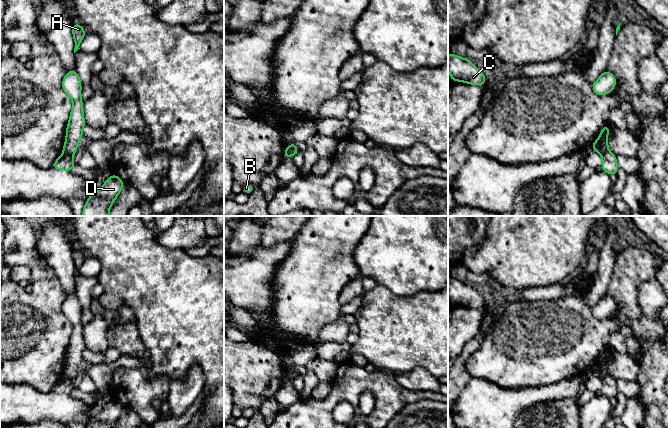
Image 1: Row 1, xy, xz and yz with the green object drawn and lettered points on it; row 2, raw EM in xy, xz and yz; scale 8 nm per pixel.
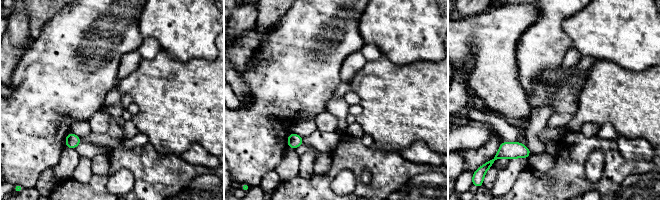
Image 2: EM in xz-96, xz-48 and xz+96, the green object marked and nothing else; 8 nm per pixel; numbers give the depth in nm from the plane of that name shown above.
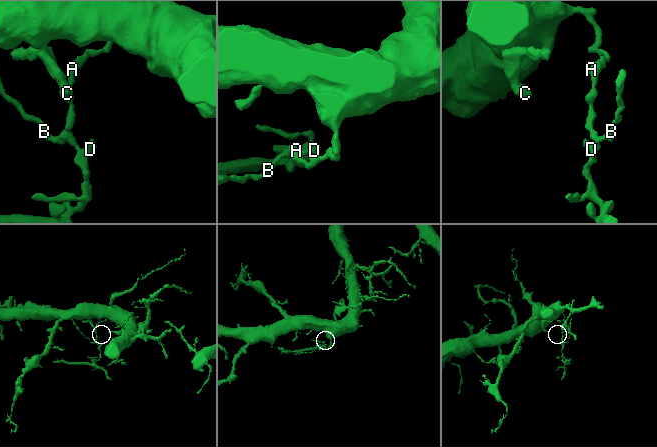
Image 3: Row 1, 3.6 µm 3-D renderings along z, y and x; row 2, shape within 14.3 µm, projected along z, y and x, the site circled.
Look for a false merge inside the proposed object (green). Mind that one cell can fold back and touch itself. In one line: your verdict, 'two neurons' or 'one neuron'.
two neurons

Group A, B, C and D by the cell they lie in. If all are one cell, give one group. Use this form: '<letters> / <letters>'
A C / B D

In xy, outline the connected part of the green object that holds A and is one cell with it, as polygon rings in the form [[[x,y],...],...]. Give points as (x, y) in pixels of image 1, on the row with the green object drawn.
[[[74,22],[73,28],[72,28],[72,34],[75,42],[75,48],[74,48],[74,53],[75,53],[78,49],[80,49],[79,46],[86,34],[86,31],[77,22]]]

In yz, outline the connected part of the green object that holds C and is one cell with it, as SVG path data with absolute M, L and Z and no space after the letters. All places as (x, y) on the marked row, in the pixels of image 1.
M454 53L448 56L448 70L450 72L450 80L482 86L486 83L482 71L476 69L470 60L459 57Z

